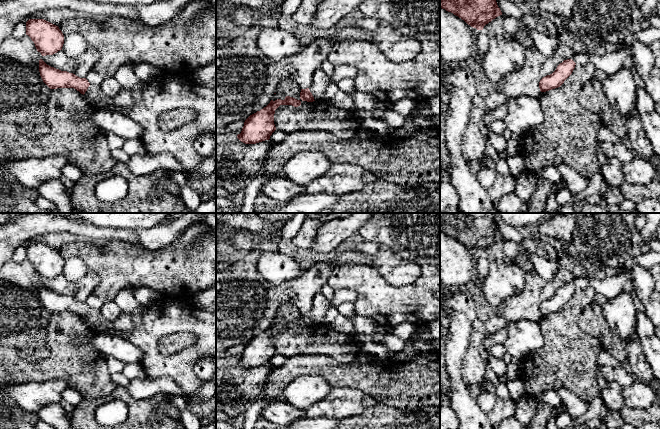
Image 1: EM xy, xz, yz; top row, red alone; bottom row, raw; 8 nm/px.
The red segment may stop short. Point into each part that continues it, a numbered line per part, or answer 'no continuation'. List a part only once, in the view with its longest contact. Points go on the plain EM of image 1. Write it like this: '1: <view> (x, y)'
1: xz (320, 305)

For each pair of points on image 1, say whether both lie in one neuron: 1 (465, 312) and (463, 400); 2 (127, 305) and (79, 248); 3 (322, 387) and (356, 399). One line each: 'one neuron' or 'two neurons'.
1: one neuron
2: two neurons
3: two neurons

